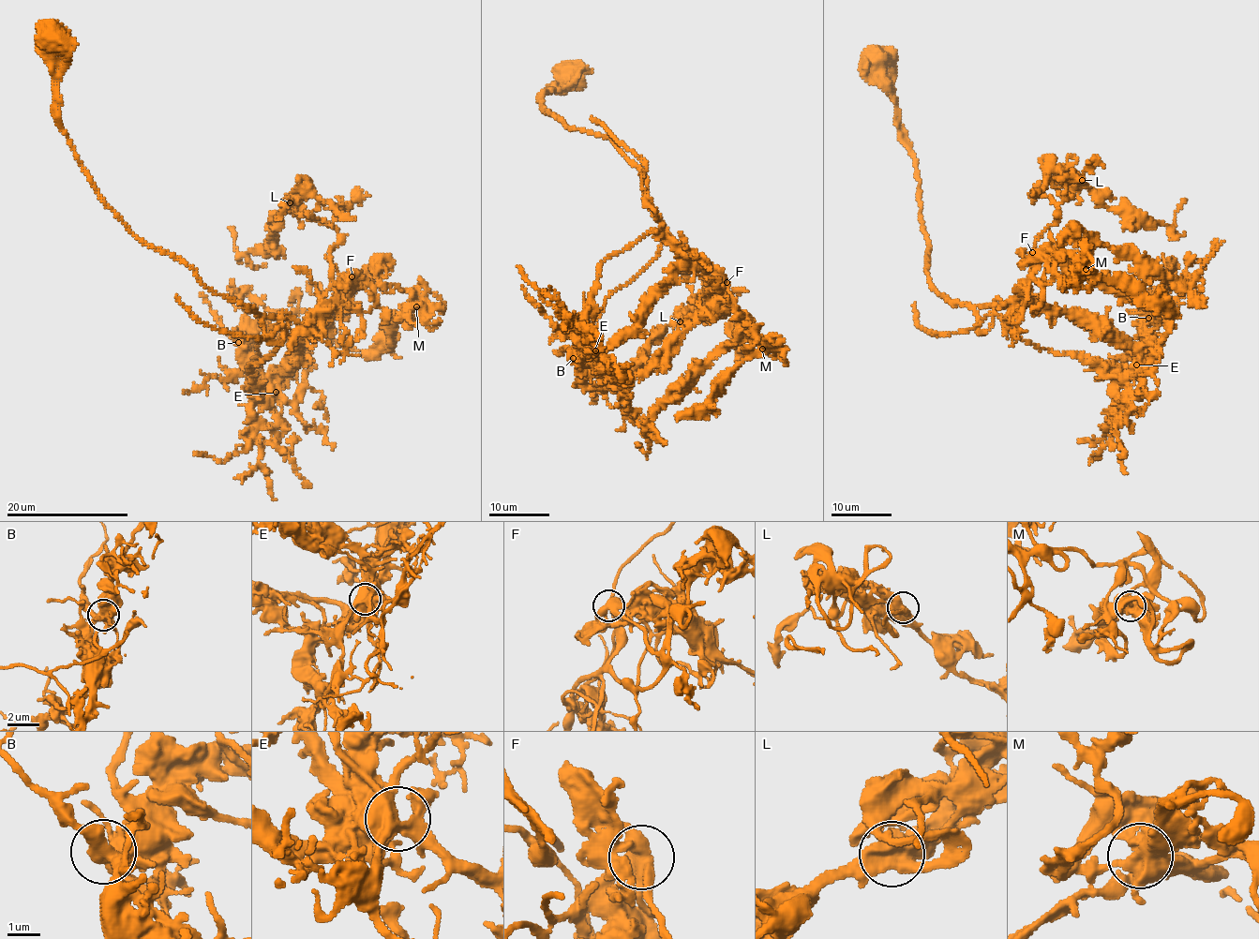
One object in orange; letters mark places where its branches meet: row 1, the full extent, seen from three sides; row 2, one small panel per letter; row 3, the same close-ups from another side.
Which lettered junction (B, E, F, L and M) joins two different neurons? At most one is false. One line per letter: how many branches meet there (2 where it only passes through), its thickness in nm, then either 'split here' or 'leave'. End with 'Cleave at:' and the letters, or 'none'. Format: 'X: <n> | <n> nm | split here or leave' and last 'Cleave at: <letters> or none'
B: 4 | 480 nm | leave
E: 4 | 500 nm | split here
F: 4 | 480 nm | leave
L: 4 | 550 nm | leave
M: 4 | 550 nm | leave
Cleave at: E

